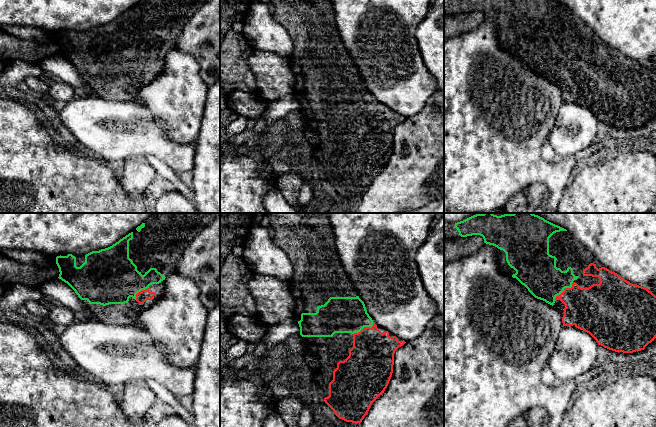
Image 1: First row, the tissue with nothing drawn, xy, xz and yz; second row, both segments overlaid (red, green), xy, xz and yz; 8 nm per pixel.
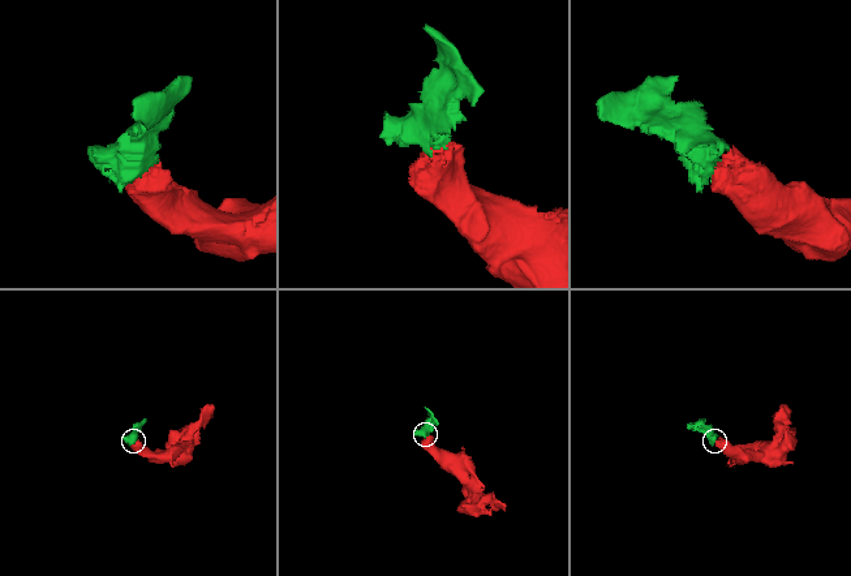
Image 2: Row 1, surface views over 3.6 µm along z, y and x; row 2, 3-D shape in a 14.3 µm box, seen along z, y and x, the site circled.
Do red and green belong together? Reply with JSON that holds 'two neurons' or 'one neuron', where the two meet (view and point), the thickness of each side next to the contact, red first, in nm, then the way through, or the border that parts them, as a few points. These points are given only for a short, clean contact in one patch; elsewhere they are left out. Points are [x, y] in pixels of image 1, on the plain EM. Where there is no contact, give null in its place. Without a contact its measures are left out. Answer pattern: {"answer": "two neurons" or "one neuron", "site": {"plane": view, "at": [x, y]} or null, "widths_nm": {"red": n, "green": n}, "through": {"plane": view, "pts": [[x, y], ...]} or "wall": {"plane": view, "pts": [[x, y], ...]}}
{"answer": "one neuron", "site": {"plane": "yz", "at": [564, 65]}, "widths_nm": {"red": 340, "green": 300}}

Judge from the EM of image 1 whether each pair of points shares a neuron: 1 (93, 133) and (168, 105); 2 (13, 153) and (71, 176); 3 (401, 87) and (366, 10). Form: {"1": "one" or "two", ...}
{"1": "two", "2": "one", "3": "one"}

